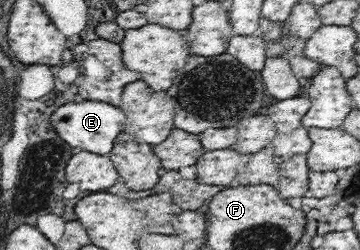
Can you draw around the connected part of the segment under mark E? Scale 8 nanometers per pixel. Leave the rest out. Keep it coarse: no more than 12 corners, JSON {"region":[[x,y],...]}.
{"region":[[90,100],[49,119],[70,150],[109,154],[126,132],[121,107]]}

